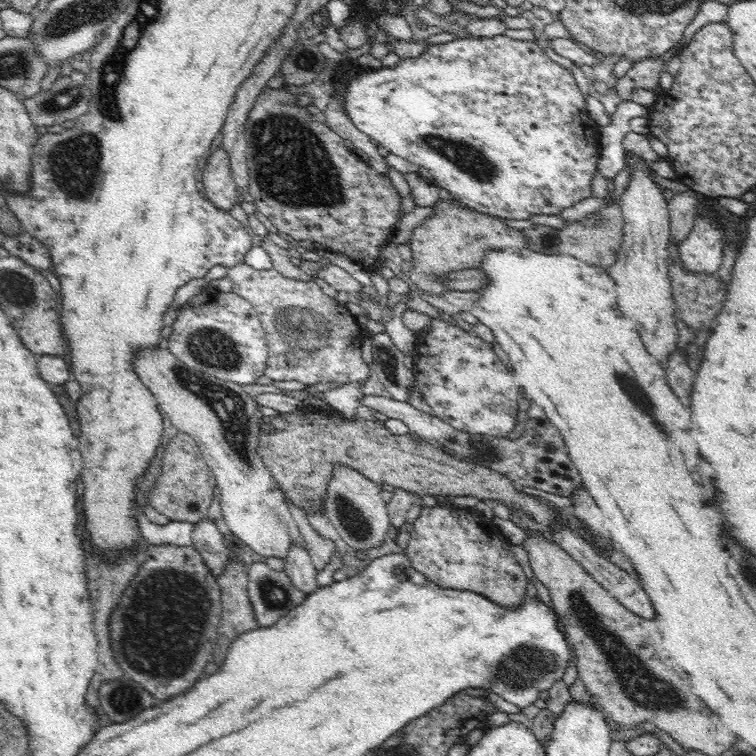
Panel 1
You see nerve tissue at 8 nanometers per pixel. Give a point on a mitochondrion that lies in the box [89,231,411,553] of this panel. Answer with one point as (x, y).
(312, 333)

